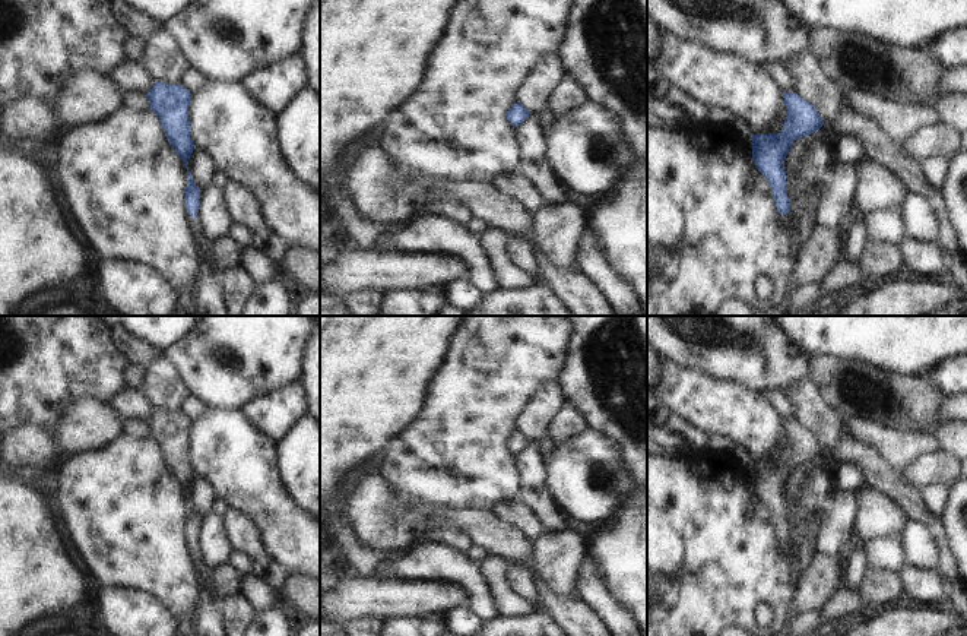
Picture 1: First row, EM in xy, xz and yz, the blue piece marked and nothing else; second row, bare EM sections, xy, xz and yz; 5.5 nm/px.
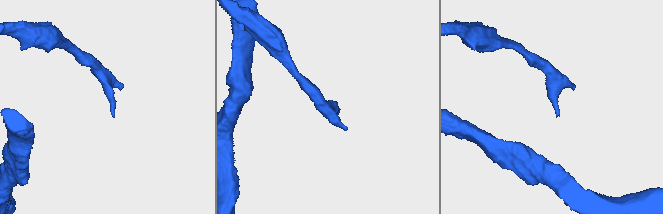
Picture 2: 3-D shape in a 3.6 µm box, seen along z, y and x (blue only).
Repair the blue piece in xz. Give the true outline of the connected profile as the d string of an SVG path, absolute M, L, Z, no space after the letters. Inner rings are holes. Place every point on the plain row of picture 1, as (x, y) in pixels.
M516 430L508 439L507 439L507 447L514 453L520 453L526 446L529 444L529 439L520 431Z

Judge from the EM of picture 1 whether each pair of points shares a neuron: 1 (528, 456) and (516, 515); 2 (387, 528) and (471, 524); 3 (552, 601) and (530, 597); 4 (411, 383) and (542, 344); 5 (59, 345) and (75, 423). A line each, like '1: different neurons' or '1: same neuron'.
1: different neurons
2: same neuron
3: different neurons
4: different neurons
5: different neurons

